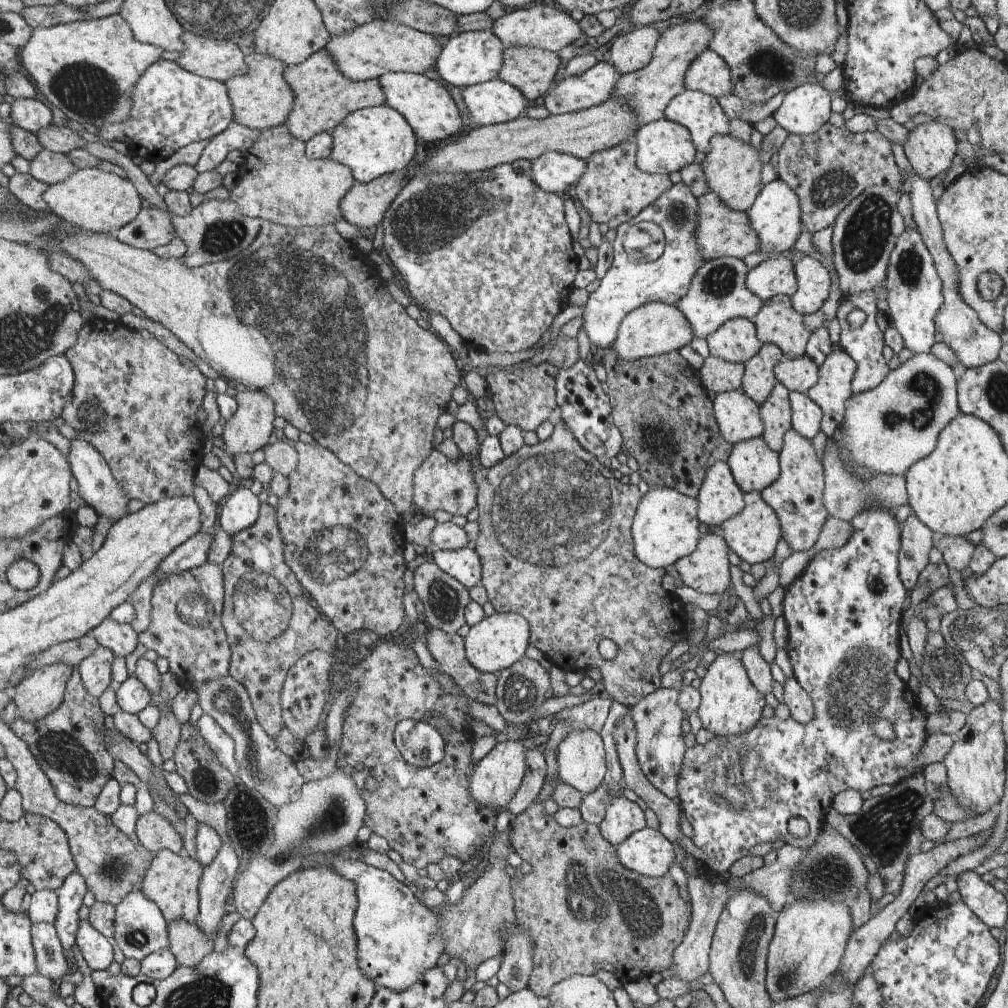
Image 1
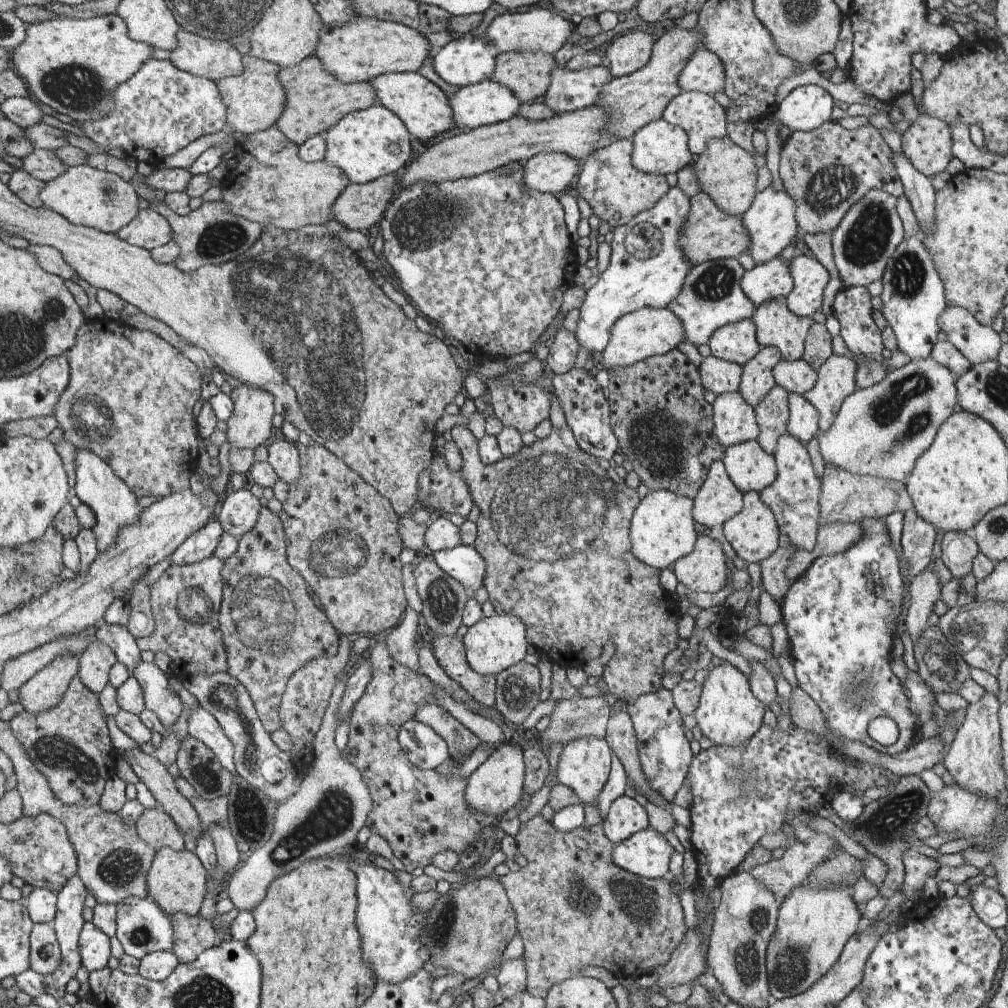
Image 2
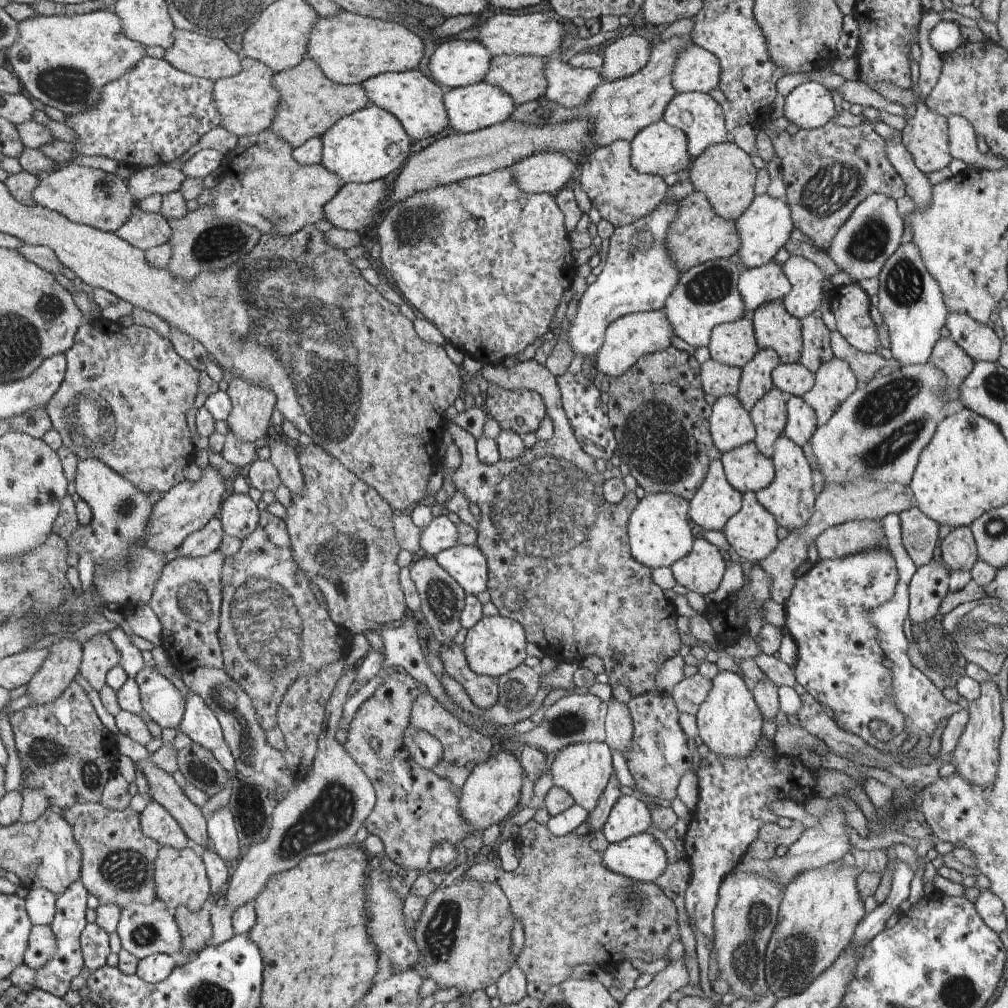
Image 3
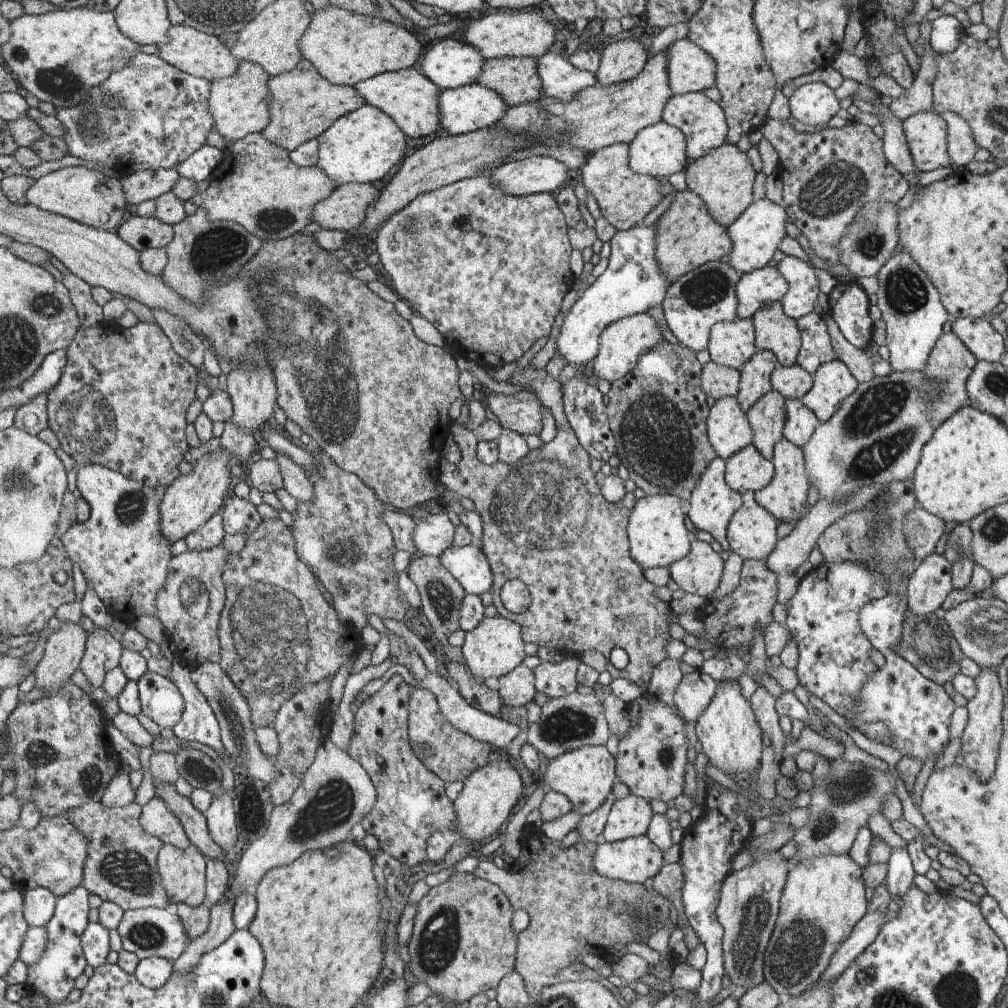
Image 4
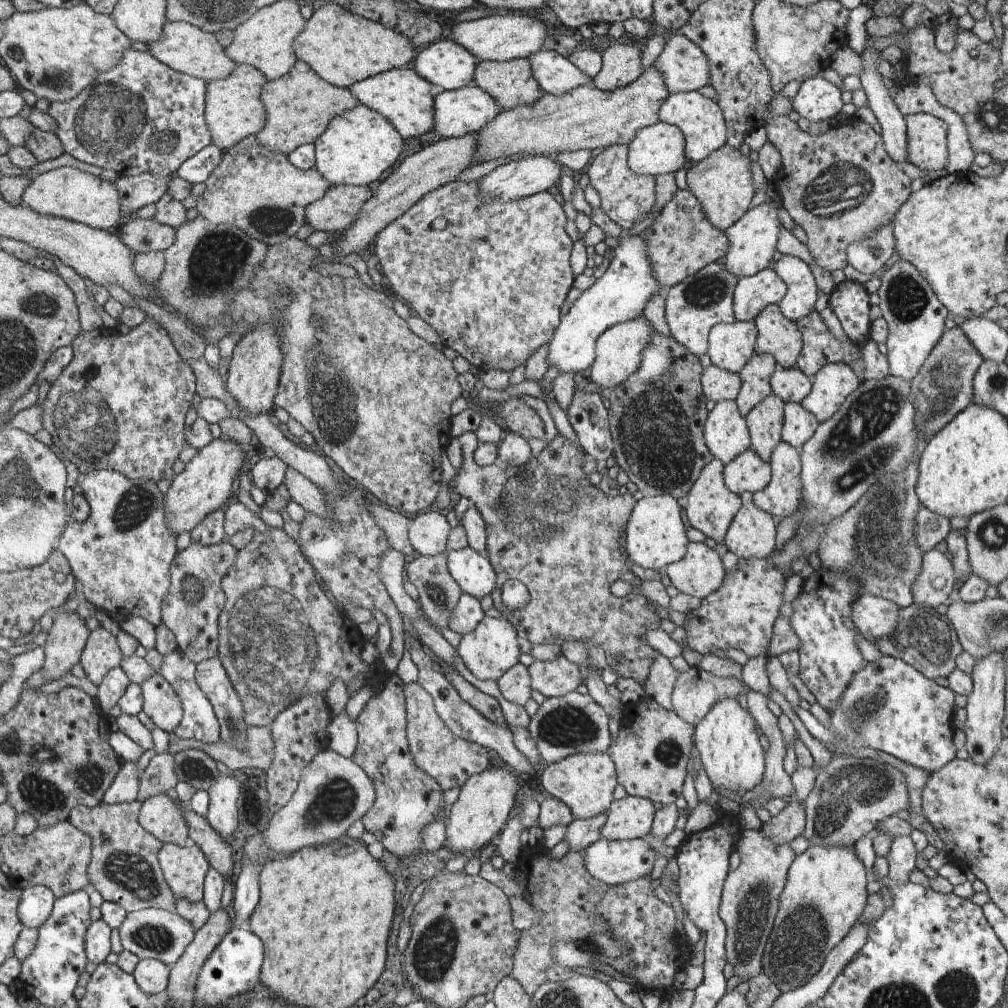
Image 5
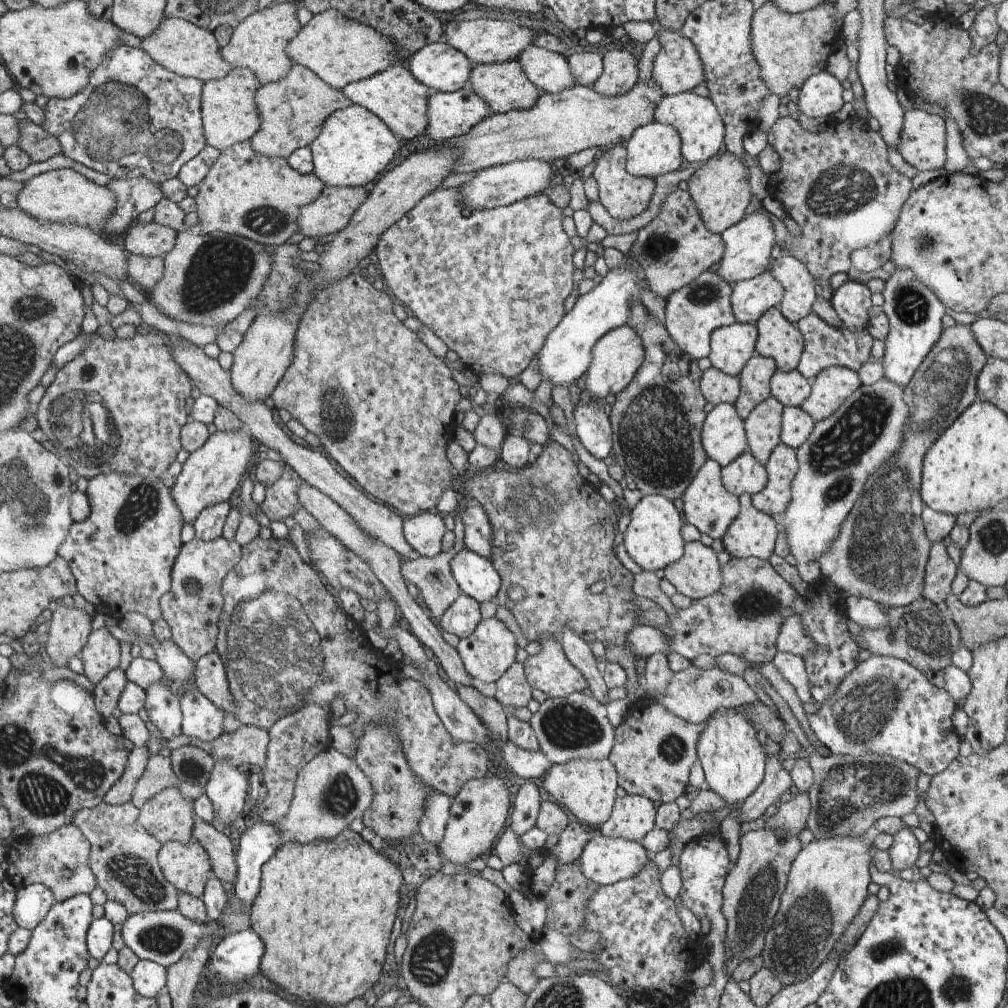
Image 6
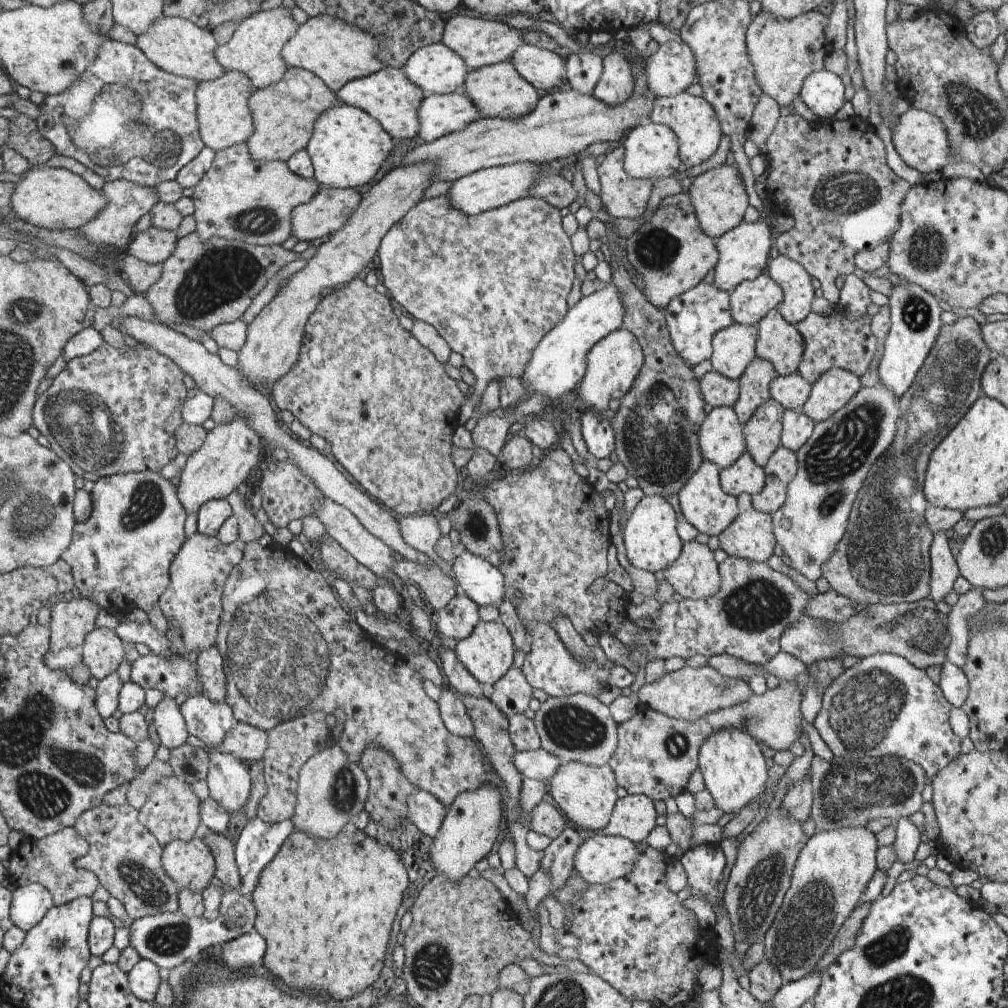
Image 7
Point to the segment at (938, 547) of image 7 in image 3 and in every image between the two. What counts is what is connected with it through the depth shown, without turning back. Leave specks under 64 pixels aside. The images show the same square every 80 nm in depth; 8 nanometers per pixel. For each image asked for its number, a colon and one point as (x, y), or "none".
3: (928, 586)
4: (928, 585)
5: (935, 578)
6: (939, 570)

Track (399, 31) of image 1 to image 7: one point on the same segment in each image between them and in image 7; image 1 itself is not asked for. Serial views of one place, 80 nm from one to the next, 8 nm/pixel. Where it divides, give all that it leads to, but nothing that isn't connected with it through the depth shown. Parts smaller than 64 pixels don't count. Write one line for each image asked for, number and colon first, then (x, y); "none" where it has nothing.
2: (364, 48)
3: (349, 48)
4: (345, 47)
5: (342, 47)
6: (340, 50)
7: (337, 51)

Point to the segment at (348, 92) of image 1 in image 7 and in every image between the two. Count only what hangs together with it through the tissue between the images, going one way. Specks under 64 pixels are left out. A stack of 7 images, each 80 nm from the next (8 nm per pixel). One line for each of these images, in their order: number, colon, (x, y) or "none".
2: (316, 101)
3: (309, 104)
4: (303, 105)
5: (299, 105)
6: (292, 110)
7: (284, 112)

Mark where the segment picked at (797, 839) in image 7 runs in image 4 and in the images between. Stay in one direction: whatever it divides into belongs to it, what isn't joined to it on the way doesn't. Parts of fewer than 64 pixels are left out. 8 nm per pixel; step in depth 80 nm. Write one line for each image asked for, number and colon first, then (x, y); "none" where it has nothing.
4: (747, 908)
5: (749, 896)
6: (751, 893)

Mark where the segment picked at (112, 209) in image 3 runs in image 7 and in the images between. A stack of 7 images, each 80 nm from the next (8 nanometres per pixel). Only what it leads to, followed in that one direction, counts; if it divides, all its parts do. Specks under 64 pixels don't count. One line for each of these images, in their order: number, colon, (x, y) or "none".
4: (84, 195)
5: (65, 192)
6: (62, 195)
7: (51, 198)

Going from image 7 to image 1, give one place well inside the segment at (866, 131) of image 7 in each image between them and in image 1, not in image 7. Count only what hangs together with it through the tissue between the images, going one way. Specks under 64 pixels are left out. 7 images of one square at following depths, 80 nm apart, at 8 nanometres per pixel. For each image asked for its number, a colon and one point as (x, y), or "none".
1: (826, 170)
2: (825, 171)
3: (827, 171)
4: (827, 176)
5: (839, 187)
6: (843, 194)

